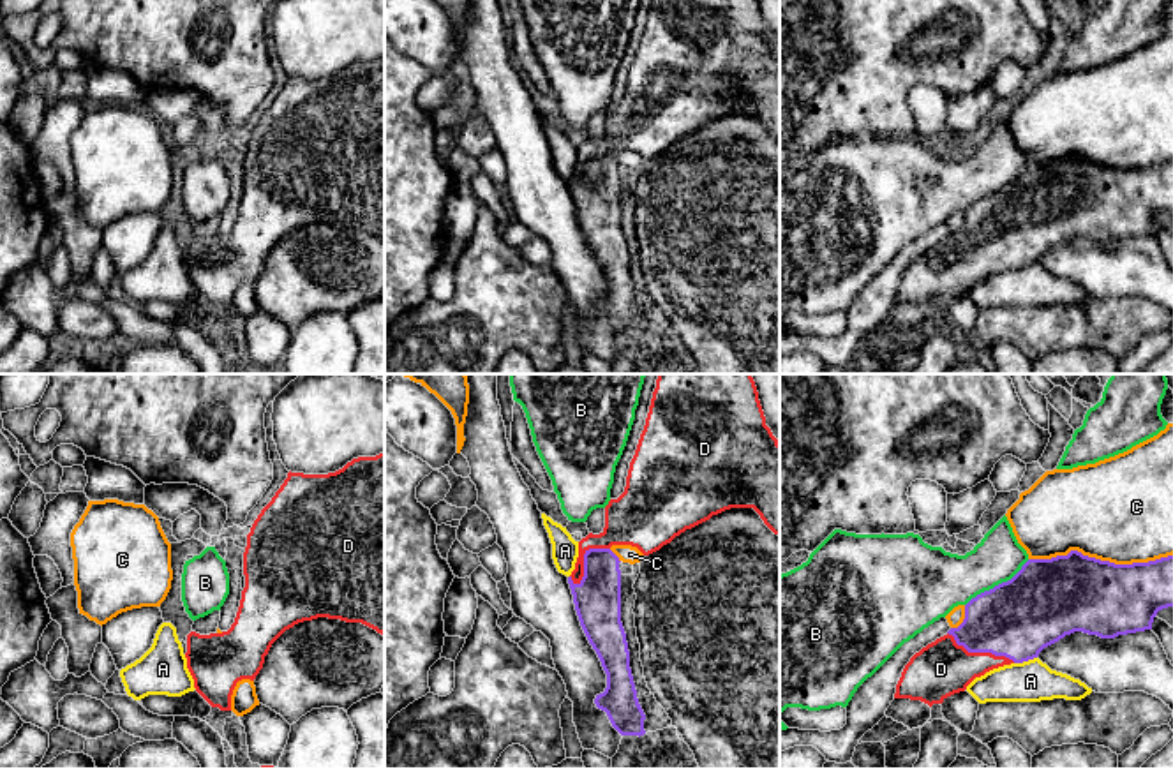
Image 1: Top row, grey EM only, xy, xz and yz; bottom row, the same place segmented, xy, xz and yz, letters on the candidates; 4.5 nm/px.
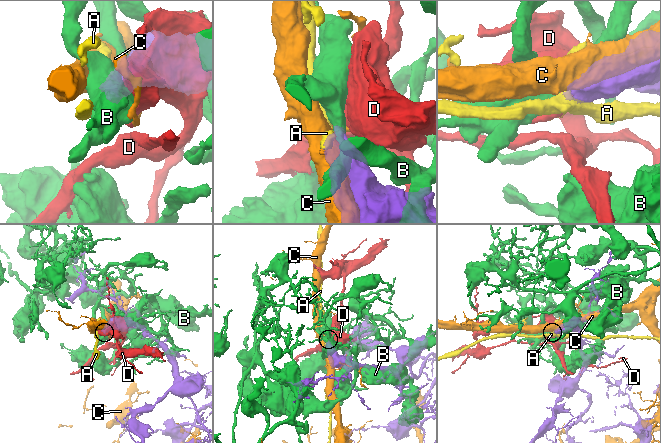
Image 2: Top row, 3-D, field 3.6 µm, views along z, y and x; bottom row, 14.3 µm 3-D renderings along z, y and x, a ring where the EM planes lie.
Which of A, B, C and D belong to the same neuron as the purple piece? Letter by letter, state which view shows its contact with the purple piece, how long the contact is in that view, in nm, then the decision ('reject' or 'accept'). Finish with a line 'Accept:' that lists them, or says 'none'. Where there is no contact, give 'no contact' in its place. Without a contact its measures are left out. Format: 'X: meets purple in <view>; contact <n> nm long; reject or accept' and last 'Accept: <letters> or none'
A: meets purple in yz; contact 110 nm long; reject
B: meets purple in yz; contact 360 nm long; reject
C: meets purple in yz; contact 650 nm long; reject
D: meets purple in yz; contact 340 nm long; accept
Accept: D

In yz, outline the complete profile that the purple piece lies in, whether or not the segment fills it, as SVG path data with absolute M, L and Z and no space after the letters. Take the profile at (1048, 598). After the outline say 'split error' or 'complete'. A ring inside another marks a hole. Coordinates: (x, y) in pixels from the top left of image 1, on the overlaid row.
M1078 550L1051 559L1028 559L1011 580L972 598L958 628L910 658L894 698L921 700L930 707L942 704L965 691L975 677L1034 660L1044 647L1074 631L1115 638L1152 630L1157 612L1168 607L1173 607L1173 556L1132 564L1101 561Z | split error

